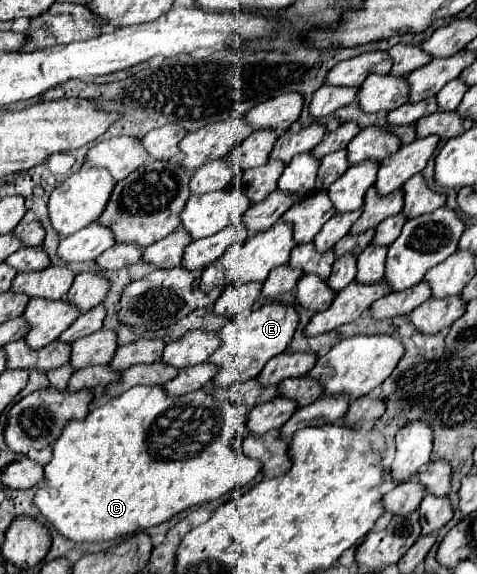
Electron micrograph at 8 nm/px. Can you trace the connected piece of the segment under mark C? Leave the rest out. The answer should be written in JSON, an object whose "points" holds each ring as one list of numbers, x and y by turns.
{"points":[[134,386,132,390,128,390,128,392,124,392,116,398,110,398,104,406,98,406,98,408,90,410,84,420,70,420,68,422,62,436,54,444,54,458,44,466,48,486,40,488,36,492,34,502,40,508,40,512,48,518,48,522,52,522,54,528,62,536,66,536,74,542,106,542,106,540,112,540,112,538,118,538,118,536,126,536,126,534,134,534,138,530,152,528,156,524,162,524,162,522,170,520,172,516,176,516,178,512,182,512,190,506,198,506,198,504,220,498,228,490,250,482,260,472,262,464,258,460,244,456,242,452,238,452,232,446,232,442,242,438,244,428,246,428,246,420,248,420,248,410,240,402,220,402,212,394,206,394,204,390,194,390,194,392,188,392,188,394,182,394,182,396,168,396,164,386]]}

